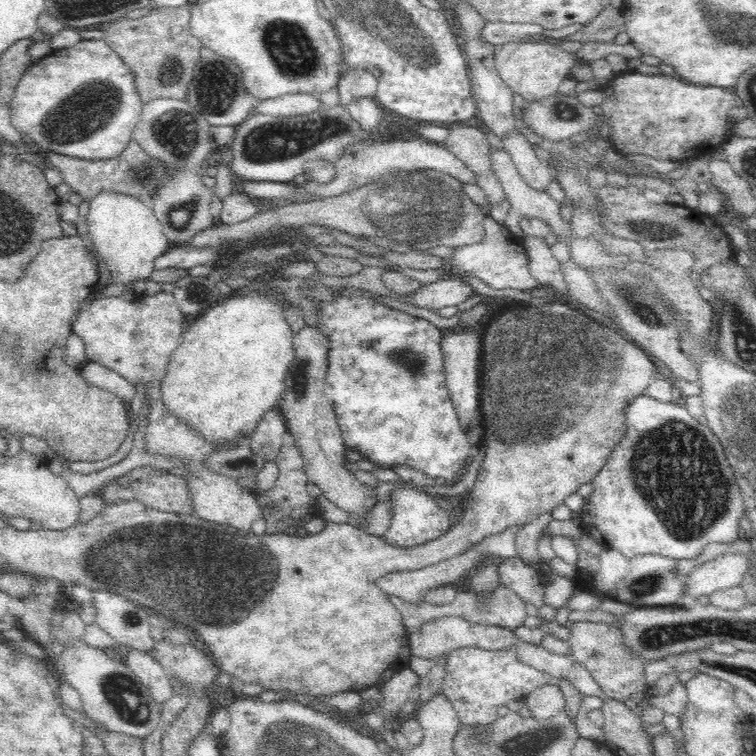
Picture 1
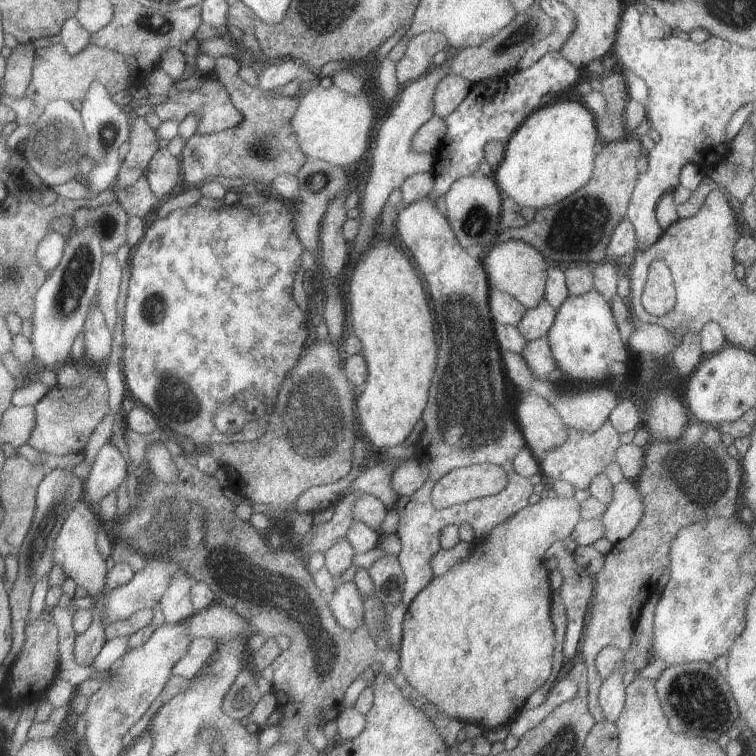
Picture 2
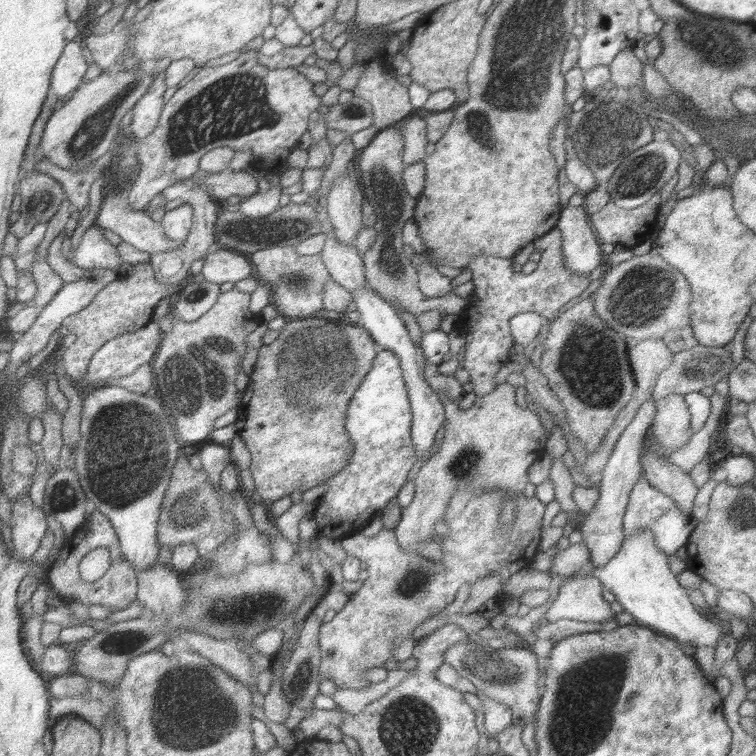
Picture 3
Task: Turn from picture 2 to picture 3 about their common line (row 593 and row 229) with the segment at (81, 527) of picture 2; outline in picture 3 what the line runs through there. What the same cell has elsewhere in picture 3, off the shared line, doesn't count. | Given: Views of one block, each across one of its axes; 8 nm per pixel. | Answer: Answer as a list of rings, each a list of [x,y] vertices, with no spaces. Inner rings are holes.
[[[97,224],[87,228],[81,236],[79,246],[73,250],[73,264],[81,270],[119,270],[119,254],[117,246],[109,244],[105,240],[105,230],[101,230]]]

